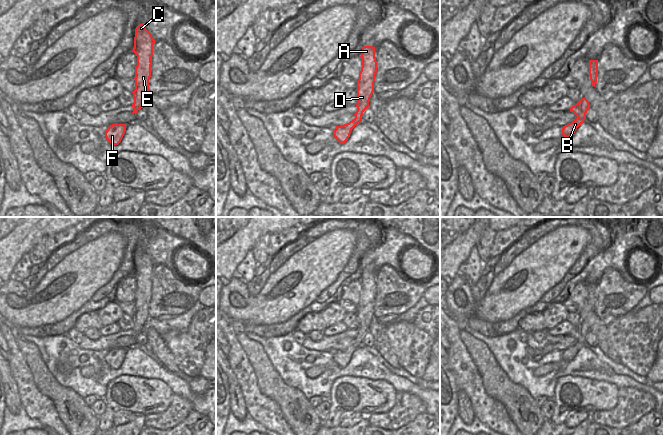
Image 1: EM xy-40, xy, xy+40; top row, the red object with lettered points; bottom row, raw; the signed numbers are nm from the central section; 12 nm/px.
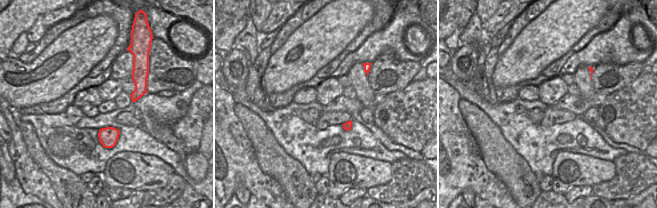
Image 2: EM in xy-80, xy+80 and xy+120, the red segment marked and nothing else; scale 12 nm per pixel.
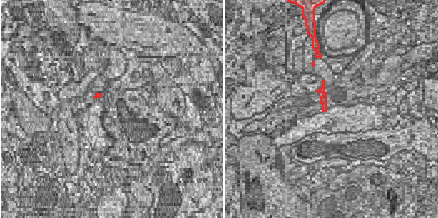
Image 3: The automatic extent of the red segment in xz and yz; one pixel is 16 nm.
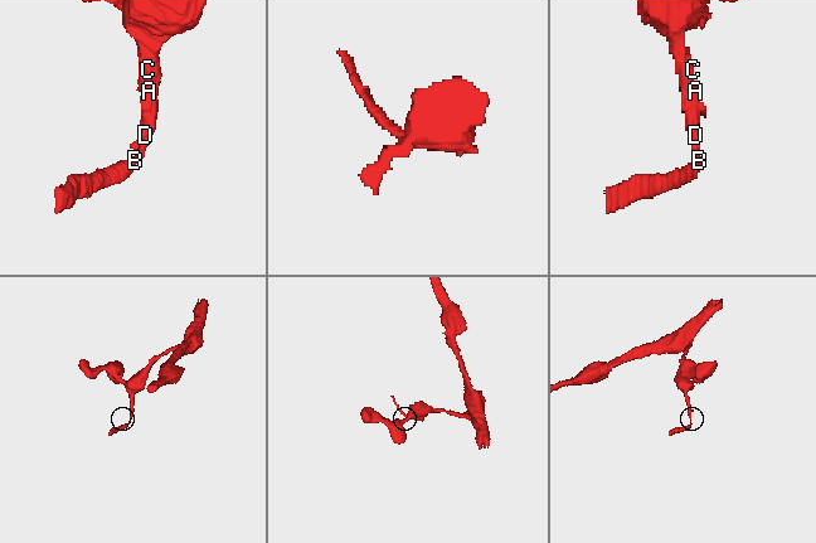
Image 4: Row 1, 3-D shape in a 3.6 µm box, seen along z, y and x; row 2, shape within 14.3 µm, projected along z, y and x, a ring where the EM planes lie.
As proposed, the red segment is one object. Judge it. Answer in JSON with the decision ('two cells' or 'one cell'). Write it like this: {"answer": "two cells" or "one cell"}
{"answer": "one cell"}

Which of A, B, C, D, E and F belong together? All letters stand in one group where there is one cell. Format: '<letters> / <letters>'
A B C D E F

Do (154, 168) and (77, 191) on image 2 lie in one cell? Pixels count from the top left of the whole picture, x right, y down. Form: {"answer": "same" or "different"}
{"answer": "different"}

